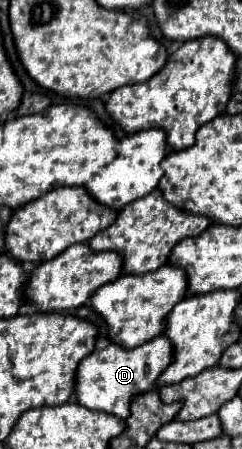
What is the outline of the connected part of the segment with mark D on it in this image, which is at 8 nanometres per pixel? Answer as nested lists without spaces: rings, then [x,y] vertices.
[[[157,336],[137,348],[123,348],[119,344],[109,344],[103,350],[95,350],[87,356],[77,370],[77,402],[87,406],[89,410],[117,414],[119,418],[127,418],[131,414],[131,400],[137,394],[145,394],[157,386],[163,370],[173,362],[173,344],[165,336]]]

